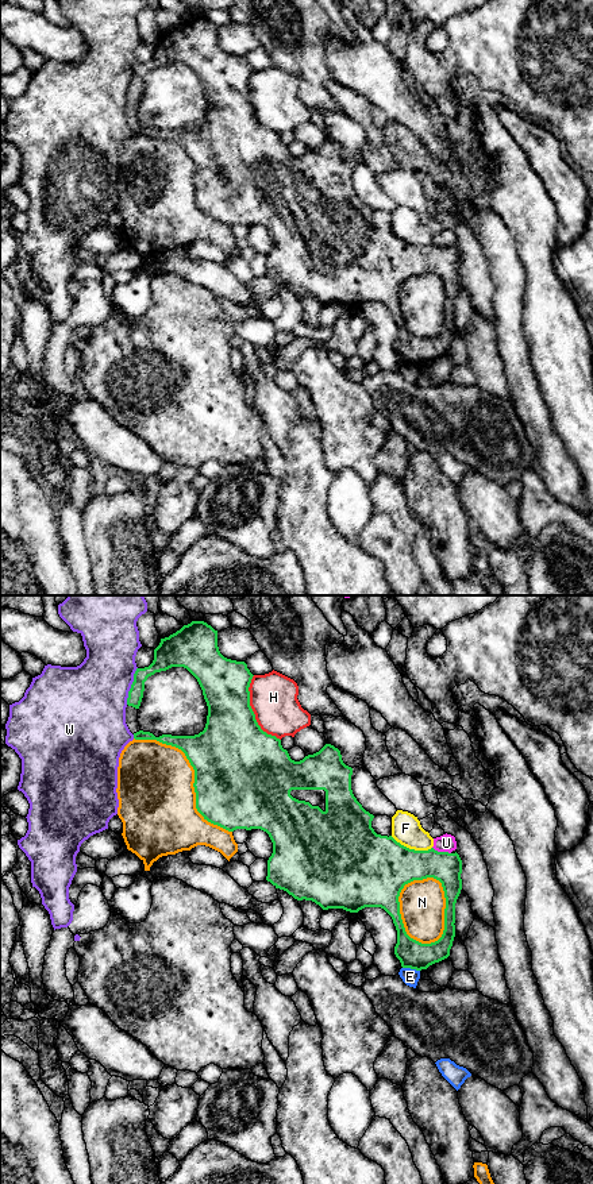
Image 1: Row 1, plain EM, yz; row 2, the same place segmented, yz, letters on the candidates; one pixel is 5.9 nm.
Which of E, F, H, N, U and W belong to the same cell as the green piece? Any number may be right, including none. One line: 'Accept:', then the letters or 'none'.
Accept: none

